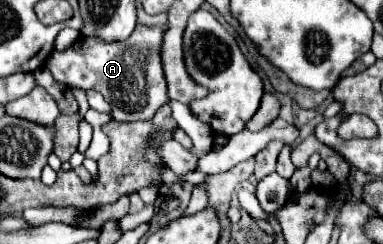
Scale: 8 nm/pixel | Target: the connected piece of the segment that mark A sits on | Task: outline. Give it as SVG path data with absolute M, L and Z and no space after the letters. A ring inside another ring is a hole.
M136 25L132 35L124 41L106 41L100 37L80 37L66 51L52 51L46 67L54 79L70 89L98 91L112 107L116 121L152 119L154 113L168 101L168 87L162 69L162 39L168 29L164 25Z

